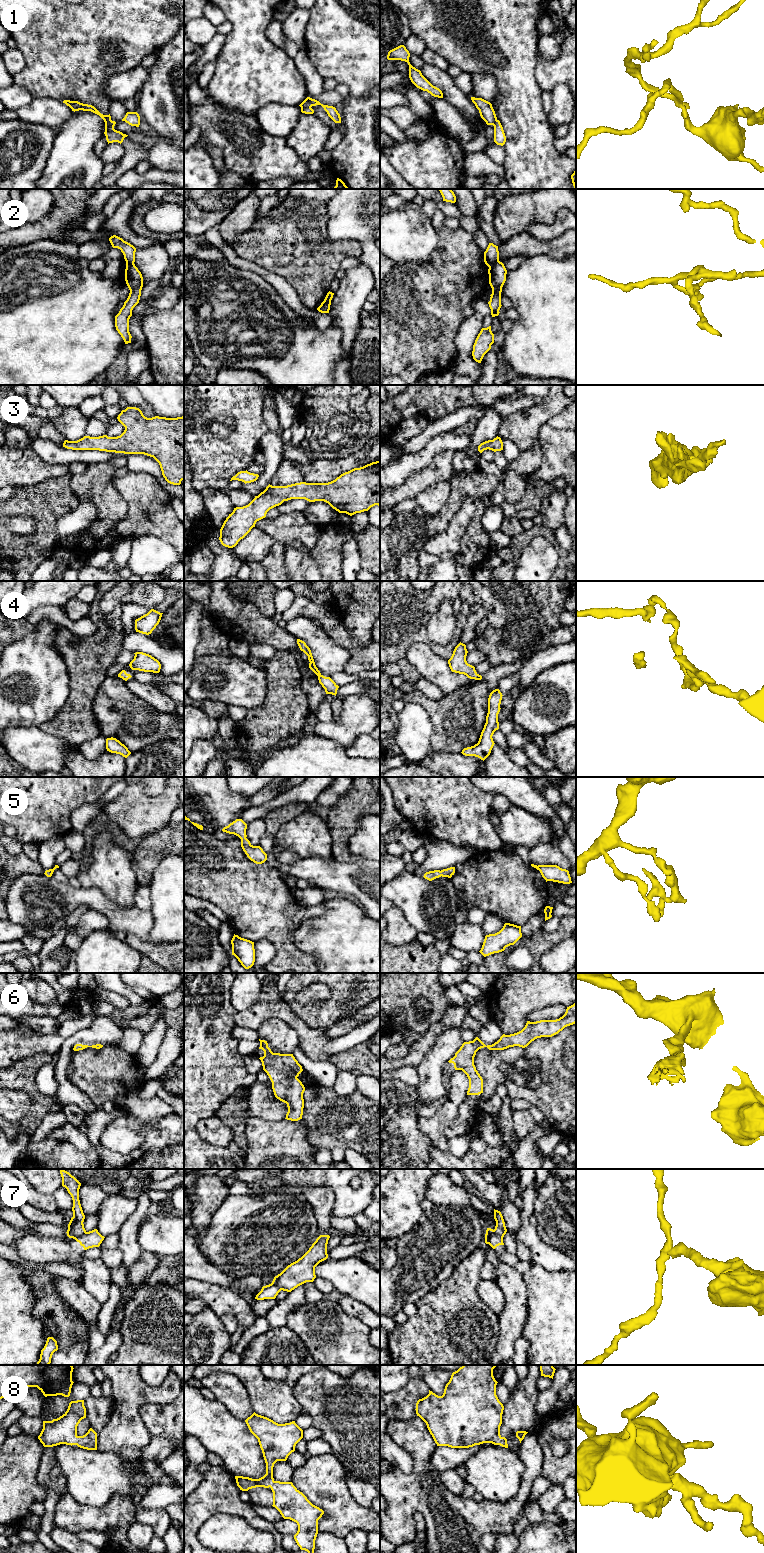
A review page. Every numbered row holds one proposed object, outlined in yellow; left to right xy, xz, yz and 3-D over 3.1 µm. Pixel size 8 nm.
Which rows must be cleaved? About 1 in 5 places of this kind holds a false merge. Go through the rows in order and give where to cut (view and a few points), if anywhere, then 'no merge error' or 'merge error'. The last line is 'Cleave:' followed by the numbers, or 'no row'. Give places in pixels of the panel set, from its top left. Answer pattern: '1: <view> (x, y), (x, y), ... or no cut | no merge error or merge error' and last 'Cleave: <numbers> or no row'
1: xz (310, 106), (305, 106), (301, 109) | merge error
2: yz (498, 260), (489, 267) | merge error
3: no cut | no merge error
4: no cut | no merge error
5: no cut | no merge error
6: no cut | no merge error
7: xy (85, 1231), (75, 1239) | merge error
8: no cut | no merge error
Cleave: 1, 2, 7

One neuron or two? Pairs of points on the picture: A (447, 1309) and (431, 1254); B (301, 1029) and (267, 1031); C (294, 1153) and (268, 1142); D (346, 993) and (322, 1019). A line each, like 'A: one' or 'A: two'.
A: two
B: two
C: one
D: one

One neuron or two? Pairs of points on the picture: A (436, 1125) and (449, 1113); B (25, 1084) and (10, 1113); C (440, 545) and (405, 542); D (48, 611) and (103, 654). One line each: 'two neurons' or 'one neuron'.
A: one neuron
B: two neurons
C: two neurons
D: two neurons

